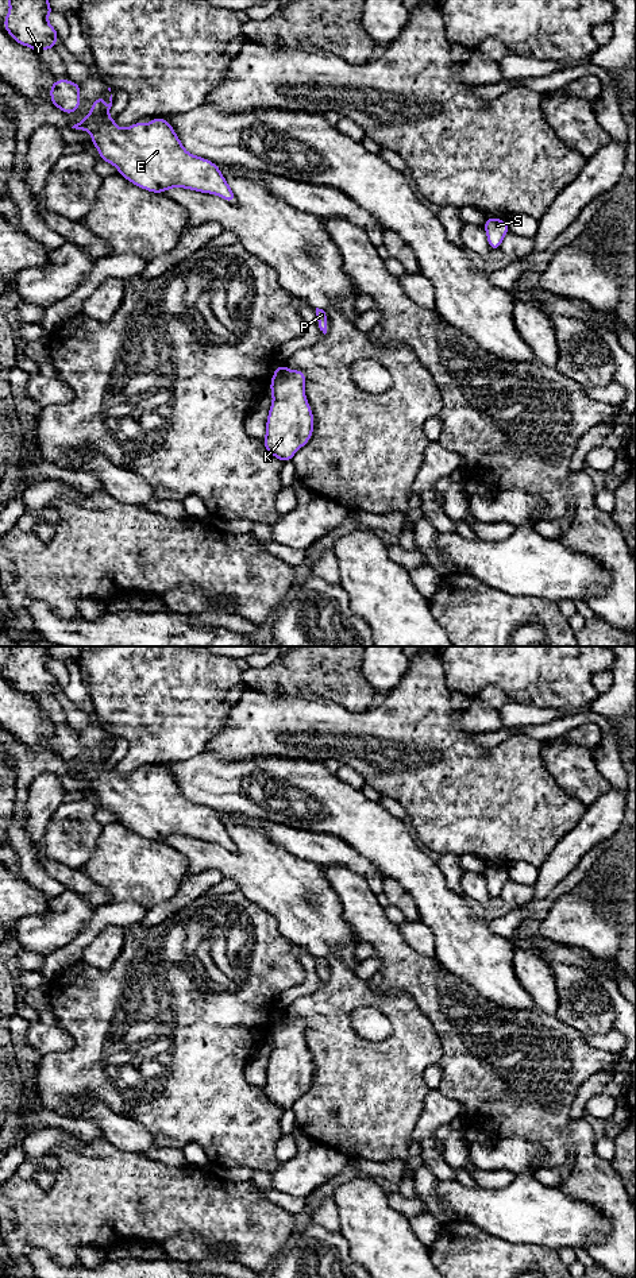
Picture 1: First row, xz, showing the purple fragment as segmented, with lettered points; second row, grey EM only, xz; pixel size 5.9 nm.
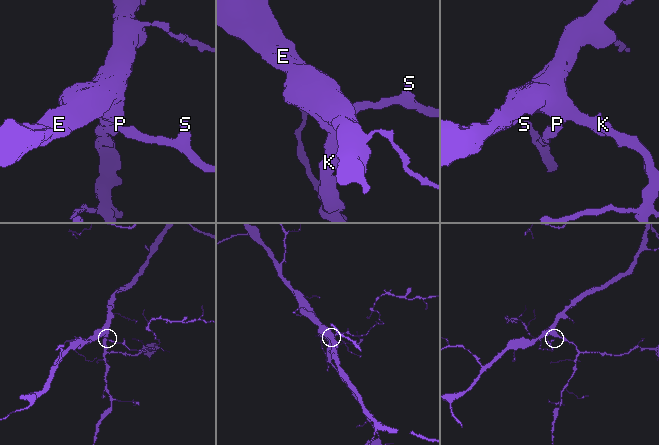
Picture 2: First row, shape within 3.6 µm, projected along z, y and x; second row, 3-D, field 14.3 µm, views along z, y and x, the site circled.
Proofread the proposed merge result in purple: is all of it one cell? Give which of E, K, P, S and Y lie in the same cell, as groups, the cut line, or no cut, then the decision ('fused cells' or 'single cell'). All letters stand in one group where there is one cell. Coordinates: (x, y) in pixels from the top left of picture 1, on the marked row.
groups E K P S Y; cut none; single cell

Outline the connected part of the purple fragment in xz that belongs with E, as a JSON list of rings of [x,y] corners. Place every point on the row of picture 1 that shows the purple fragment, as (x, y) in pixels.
[[[101,94],[92,103],[89,115],[72,128],[90,132],[100,159],[117,167],[120,177],[153,193],[184,188],[236,201],[219,166],[189,154],[166,119],[120,128],[108,116],[112,94],[109,104],[103,101]]]

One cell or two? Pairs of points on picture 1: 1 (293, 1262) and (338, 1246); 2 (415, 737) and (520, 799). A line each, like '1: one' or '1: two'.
1: one
2: one

